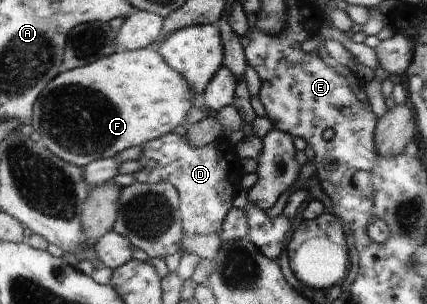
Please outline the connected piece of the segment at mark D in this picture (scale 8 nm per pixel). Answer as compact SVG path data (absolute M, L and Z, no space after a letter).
M166 133L142 145L142 156L138 159L141 169L131 175L144 184L171 182L178 191L182 231L187 235L206 236L217 234L225 216L233 205L237 192L232 189L229 171L221 167L214 142L194 148L186 137Z

